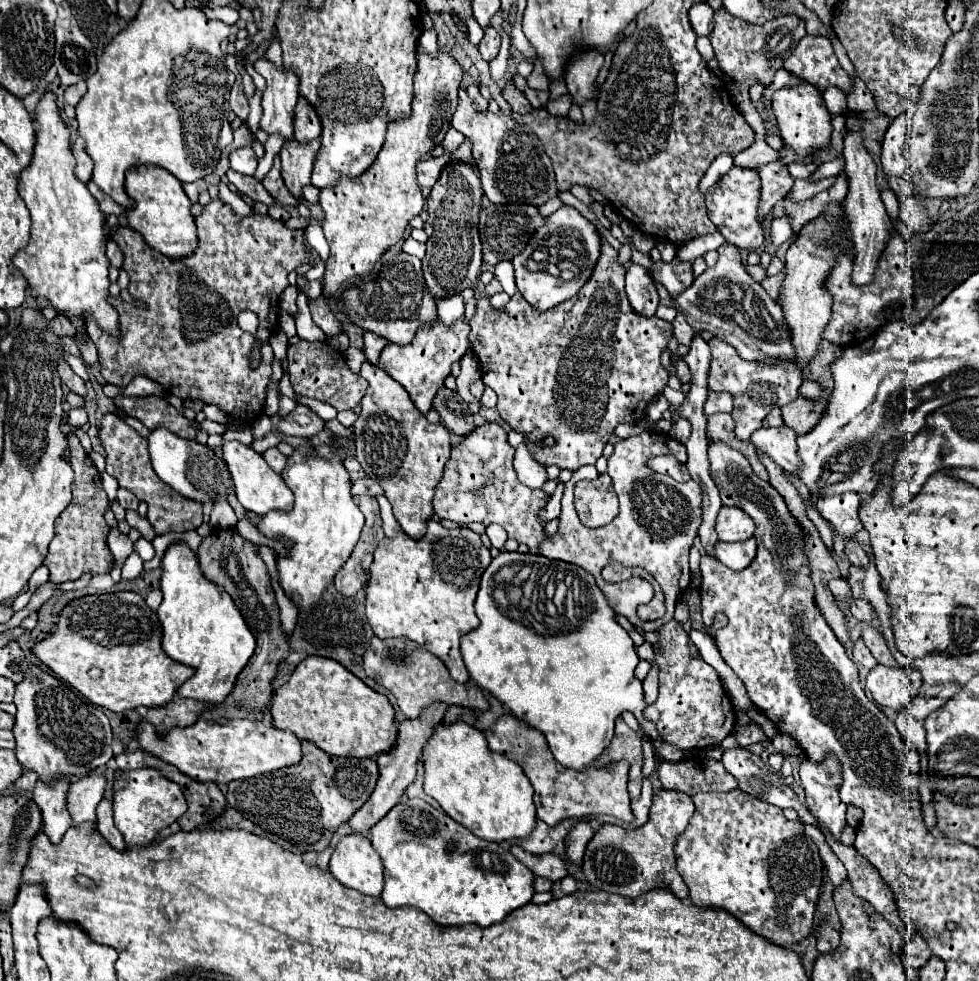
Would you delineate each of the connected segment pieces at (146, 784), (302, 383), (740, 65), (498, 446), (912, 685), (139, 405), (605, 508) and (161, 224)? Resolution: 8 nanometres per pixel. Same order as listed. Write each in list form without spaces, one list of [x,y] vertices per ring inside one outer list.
[[[139,768],[129,772],[119,772],[115,786],[113,786],[113,812],[115,812],[115,826],[125,836],[125,842],[129,846],[147,846],[155,840],[155,836],[179,820],[181,814],[185,814],[187,802],[181,794],[181,788],[173,782],[167,782],[167,778],[161,776],[161,772],[153,768]]]
[[[299,340],[297,344],[289,346],[287,358],[289,358],[291,386],[297,394],[327,402],[337,410],[355,410],[359,406],[361,398],[365,396],[365,390],[367,390],[365,378],[351,372],[345,362],[345,356],[341,352],[333,350],[327,342]]]
[[[721,8],[715,12],[715,26],[709,34],[709,40],[715,50],[719,68],[737,84],[751,88],[755,82],[761,82],[763,86],[771,84],[783,60],[793,52],[793,48],[803,36],[805,36],[805,22],[793,14],[773,18],[763,26],[755,26],[743,22],[741,18],[731,16],[725,8]]]
[[[487,422],[475,428],[457,446],[453,446],[451,458],[445,464],[445,474],[435,490],[433,506],[439,518],[455,524],[499,524],[507,530],[509,538],[515,538],[529,546],[529,552],[537,554],[537,546],[547,540],[543,524],[537,520],[537,512],[547,504],[549,494],[543,490],[531,490],[519,482],[513,470],[513,454],[515,450],[507,442],[507,432],[499,424]]]
[[[879,664],[867,674],[865,684],[879,706],[899,714],[919,694],[921,674],[909,668],[887,668]]]
[[[155,394],[143,398],[115,396],[113,402],[125,412],[125,416],[137,418],[149,430],[163,426],[181,438],[195,438],[197,434],[197,428],[193,428],[185,416],[181,416],[165,398],[159,398]]]
[[[607,473],[599,474],[594,480],[579,481],[574,489],[574,503],[581,522],[589,528],[609,524],[619,510],[617,496]]]
[[[135,166],[125,174],[125,192],[133,198],[133,206],[125,210],[127,226],[137,230],[145,242],[169,258],[183,258],[197,248],[195,220],[189,212],[189,198],[185,196],[181,182],[159,166]]]

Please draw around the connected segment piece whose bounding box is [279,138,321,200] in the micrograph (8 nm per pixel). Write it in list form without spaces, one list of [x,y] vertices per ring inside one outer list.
[[[293,138],[293,142],[283,144],[281,148],[281,176],[291,190],[295,198],[301,200],[301,188],[311,184],[311,170],[313,170],[313,158],[321,146],[321,138],[315,138],[315,142],[301,144]]]

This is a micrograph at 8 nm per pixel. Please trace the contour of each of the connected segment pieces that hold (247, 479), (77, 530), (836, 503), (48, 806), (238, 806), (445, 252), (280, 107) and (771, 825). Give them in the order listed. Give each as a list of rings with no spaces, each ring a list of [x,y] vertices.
[[[225,442],[223,444],[223,458],[227,462],[227,468],[231,472],[231,480],[235,486],[235,496],[247,508],[249,512],[255,512],[259,516],[265,516],[271,510],[285,510],[289,512],[293,508],[293,492],[287,490],[283,478],[275,474],[269,464],[263,460],[261,454],[251,450],[249,446],[241,442]]]
[[[69,440],[69,462],[75,472],[73,478],[73,498],[71,504],[61,512],[61,516],[55,522],[55,538],[49,544],[49,554],[45,556],[45,566],[49,568],[49,580],[51,582],[67,582],[75,580],[85,572],[91,574],[107,574],[109,572],[109,562],[111,562],[111,552],[107,546],[107,534],[109,534],[109,524],[105,522],[103,514],[109,506],[107,494],[101,486],[101,476],[97,468],[93,466],[91,458],[85,454],[83,446],[79,440]]]
[[[845,492],[845,494],[821,498],[817,502],[817,510],[835,528],[835,534],[849,540],[863,528],[863,524],[859,520],[859,514],[857,514],[859,504],[861,504],[859,494]]]
[[[53,778],[53,784],[37,780],[33,790],[33,800],[43,812],[43,830],[51,842],[61,842],[63,834],[71,828],[71,816],[65,806],[69,782],[69,778]]]
[[[303,740],[301,746],[303,746],[303,758],[301,758],[299,764],[289,766],[285,770],[279,770],[277,774],[267,774],[267,776],[229,782],[229,790],[227,790],[225,798],[227,798],[227,804],[231,808],[235,808],[237,812],[241,812],[247,820],[261,826],[265,832],[271,832],[271,834],[291,842],[293,846],[299,848],[299,852],[309,852],[309,850],[321,852],[329,846],[329,840],[331,840],[333,832],[343,822],[347,822],[355,814],[355,810],[361,808],[361,804],[367,802],[367,798],[371,796],[371,792],[375,788],[379,770],[377,770],[375,758],[357,760],[357,758],[329,756],[307,740]]]
[[[465,164],[445,166],[441,178],[427,196],[429,218],[425,220],[423,230],[429,238],[427,254],[423,258],[423,274],[433,296],[451,296],[465,288],[475,288],[475,282],[481,274],[481,240],[477,232],[481,198],[481,180],[475,176],[473,168]]]
[[[265,56],[257,58],[253,66],[267,80],[267,90],[263,92],[261,128],[269,134],[279,132],[287,140],[291,140],[293,108],[299,98],[299,82],[295,72],[287,72],[283,66],[275,66]]]
[[[731,790],[731,792],[707,792],[707,794],[695,794],[693,796],[693,802],[695,802],[695,814],[689,822],[689,826],[685,828],[685,832],[681,836],[677,836],[675,840],[675,858],[677,858],[677,870],[679,874],[683,876],[685,884],[689,886],[689,898],[693,900],[695,906],[699,908],[719,908],[719,910],[725,910],[729,912],[731,916],[735,916],[737,920],[741,920],[741,924],[745,924],[751,932],[759,934],[761,938],[781,946],[781,948],[787,948],[795,942],[801,942],[803,938],[807,938],[811,934],[811,928],[813,928],[813,916],[815,916],[815,906],[817,906],[817,898],[819,898],[819,874],[821,874],[821,882],[823,882],[823,862],[819,858],[819,850],[815,846],[815,842],[805,836],[805,826],[797,820],[797,822],[791,822],[783,816],[783,810],[773,806],[773,804],[767,804],[763,800],[757,800],[741,790]]]

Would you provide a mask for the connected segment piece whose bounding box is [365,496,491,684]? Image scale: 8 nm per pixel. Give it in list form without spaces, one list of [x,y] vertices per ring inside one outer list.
[[[377,496],[377,502],[381,508],[385,538],[379,542],[379,546],[375,550],[375,560],[369,570],[371,578],[365,588],[367,620],[377,638],[385,640],[385,638],[405,636],[405,638],[417,642],[419,646],[427,648],[431,654],[435,654],[447,666],[447,670],[455,682],[465,684],[469,680],[469,672],[467,672],[465,662],[459,652],[459,640],[461,640],[461,634],[467,634],[467,630],[473,630],[479,624],[479,618],[473,610],[473,602],[477,598],[481,574],[485,572],[485,568],[491,562],[491,554],[483,546],[479,534],[475,534],[473,530],[445,528],[441,522],[435,522],[435,520],[427,522],[427,532],[421,540],[413,540],[401,530],[399,522],[395,520],[395,516],[391,512],[389,500],[385,496]]]

